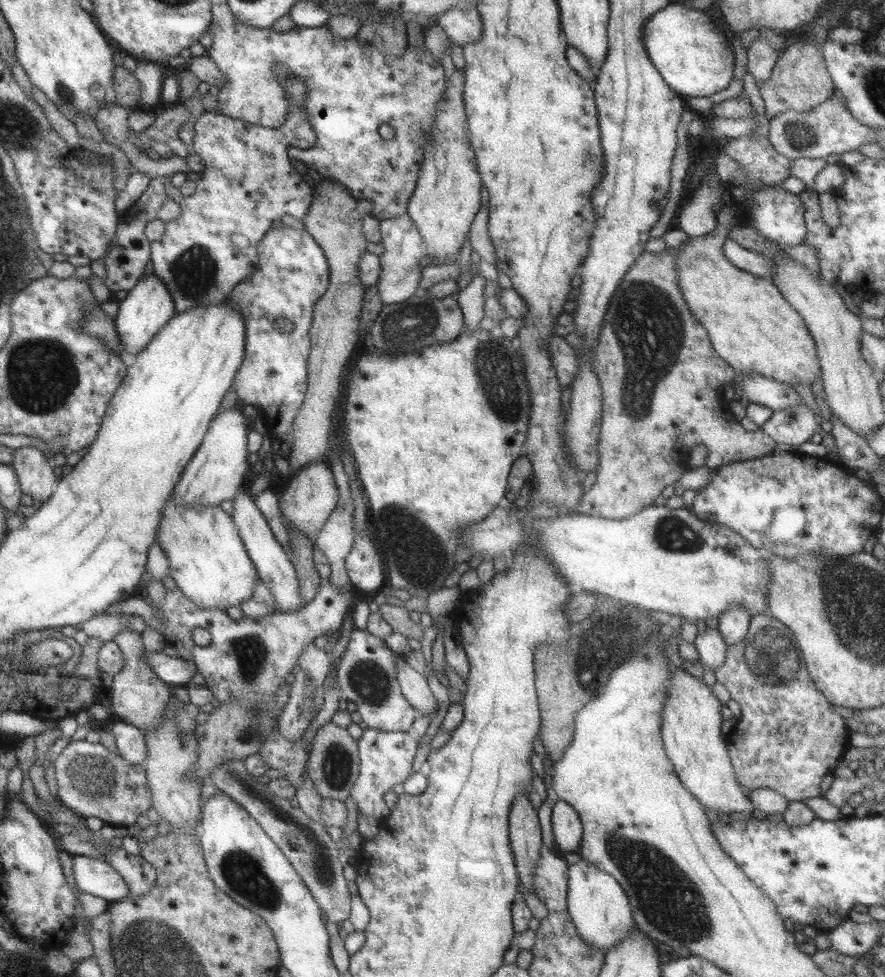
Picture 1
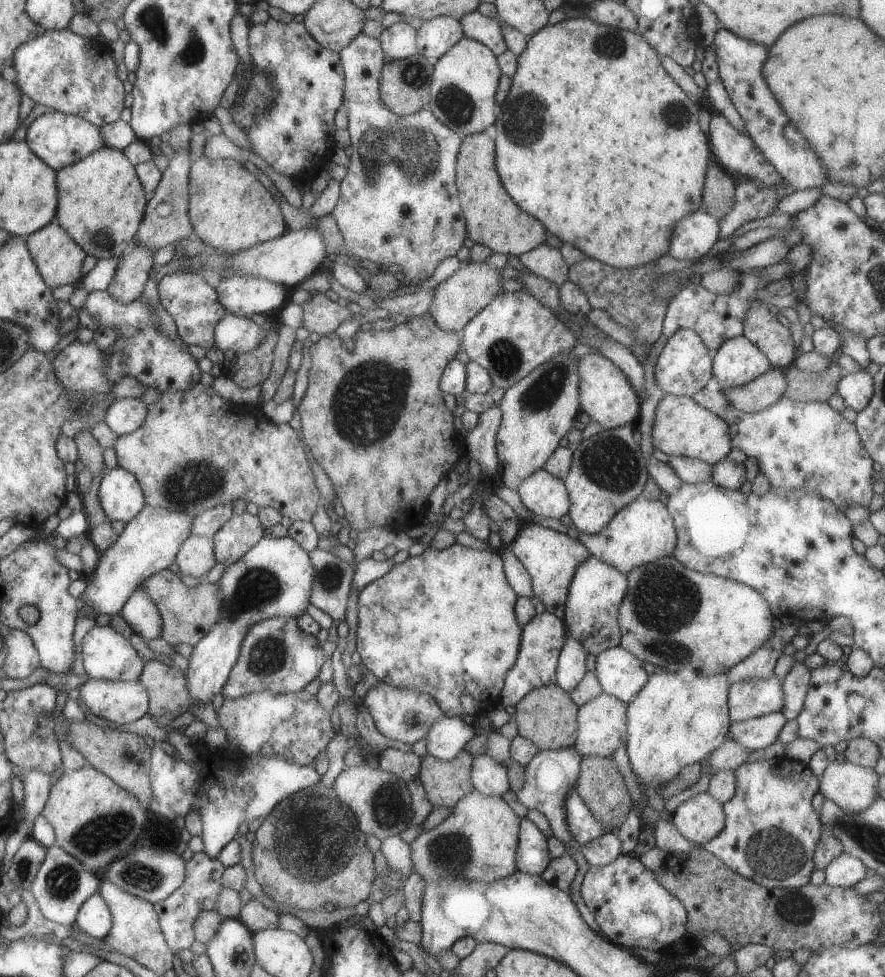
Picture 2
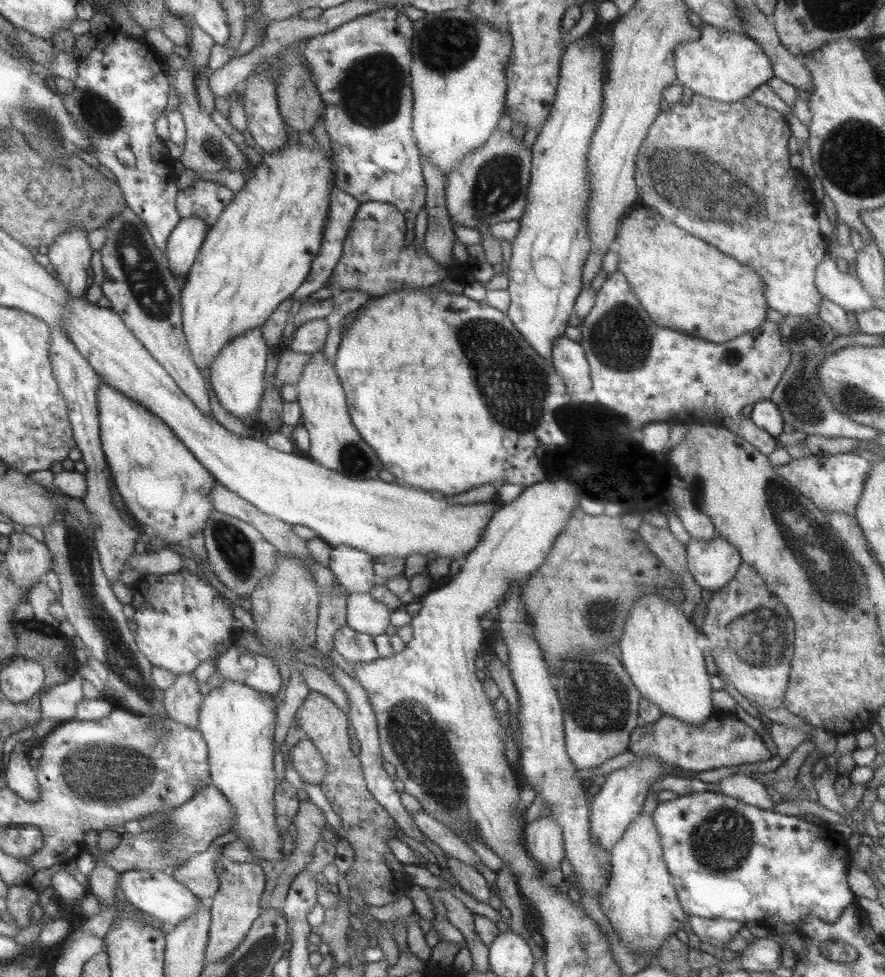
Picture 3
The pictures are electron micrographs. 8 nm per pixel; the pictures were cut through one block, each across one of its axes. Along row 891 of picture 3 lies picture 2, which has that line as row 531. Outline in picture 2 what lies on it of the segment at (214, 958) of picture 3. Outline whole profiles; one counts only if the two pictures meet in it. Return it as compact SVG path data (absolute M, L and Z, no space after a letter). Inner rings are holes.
M247 511L232 514L221 528L212 536L213 556L216 562L230 565L239 560L243 554L263 536L264 528L257 515Z

